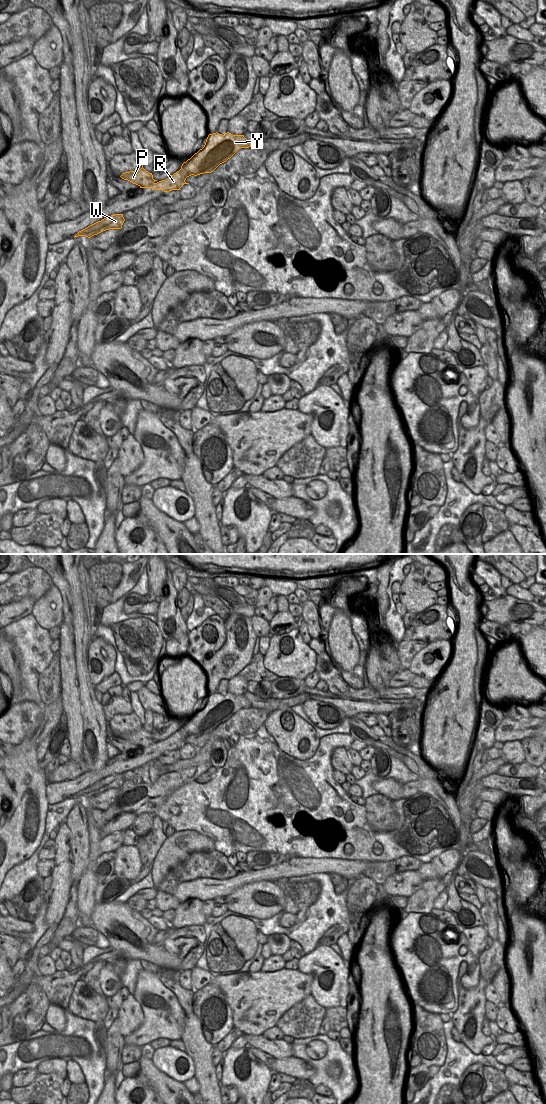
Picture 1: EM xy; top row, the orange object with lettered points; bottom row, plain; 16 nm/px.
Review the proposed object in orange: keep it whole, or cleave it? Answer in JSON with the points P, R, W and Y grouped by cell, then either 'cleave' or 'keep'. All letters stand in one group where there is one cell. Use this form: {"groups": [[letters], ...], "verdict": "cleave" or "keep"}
{"groups": [["P"], ["R", "W", "Y"]], "verdict": "cleave"}

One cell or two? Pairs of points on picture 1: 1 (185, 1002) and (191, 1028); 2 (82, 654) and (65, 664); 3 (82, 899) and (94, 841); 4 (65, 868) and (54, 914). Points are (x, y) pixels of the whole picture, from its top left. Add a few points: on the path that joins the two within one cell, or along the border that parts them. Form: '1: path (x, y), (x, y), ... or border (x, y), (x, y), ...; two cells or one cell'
1: border (192, 1011), (185, 1015); two cells
2: border (74, 656), (75, 659); two cells
3: path (87, 885), (88, 871), (93, 855); one cell
4: path (61, 879), (56, 903); one cell

